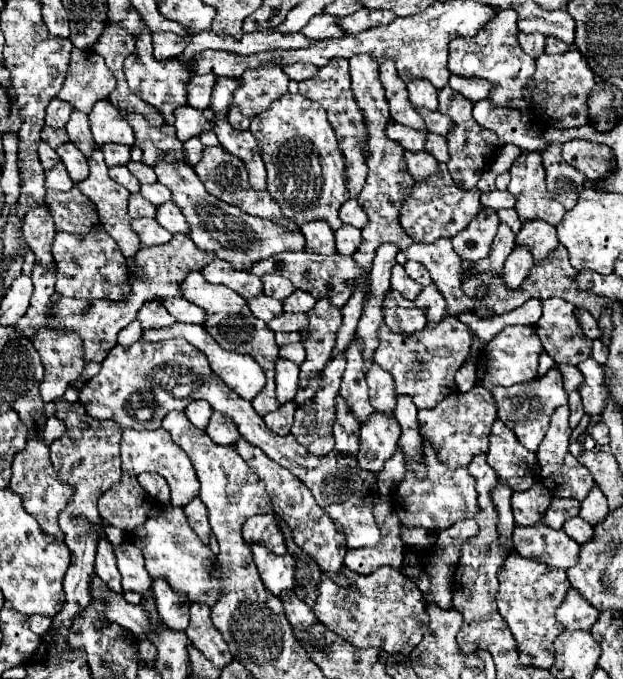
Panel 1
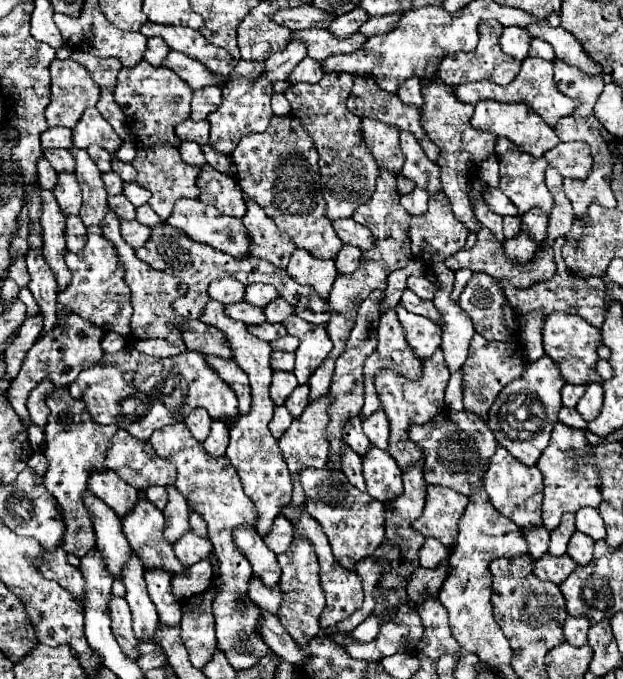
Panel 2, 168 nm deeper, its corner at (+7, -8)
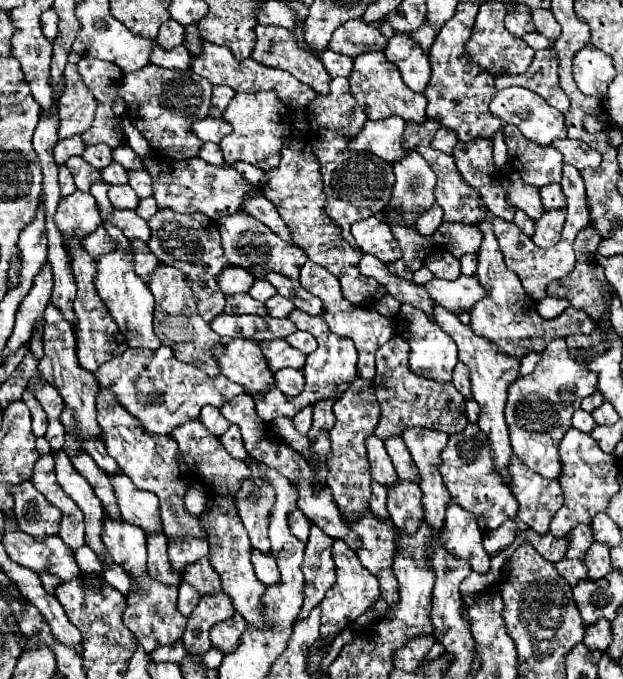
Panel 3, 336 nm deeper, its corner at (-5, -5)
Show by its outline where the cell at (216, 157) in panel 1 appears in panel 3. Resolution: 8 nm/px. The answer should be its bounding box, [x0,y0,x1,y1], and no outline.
[242,192,294,244]

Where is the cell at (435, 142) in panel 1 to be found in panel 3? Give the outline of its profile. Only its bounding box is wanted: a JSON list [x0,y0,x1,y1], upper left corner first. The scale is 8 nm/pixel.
[432,126,458,154]

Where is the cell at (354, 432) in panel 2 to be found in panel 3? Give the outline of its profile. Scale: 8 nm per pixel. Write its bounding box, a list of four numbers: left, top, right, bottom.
[366,436,398,488]

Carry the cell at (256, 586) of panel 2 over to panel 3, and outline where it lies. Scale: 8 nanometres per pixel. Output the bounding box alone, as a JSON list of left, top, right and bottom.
[252,548,280,586]

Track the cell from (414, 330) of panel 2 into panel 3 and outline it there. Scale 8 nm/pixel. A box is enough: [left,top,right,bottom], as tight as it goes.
[398,304,458,382]

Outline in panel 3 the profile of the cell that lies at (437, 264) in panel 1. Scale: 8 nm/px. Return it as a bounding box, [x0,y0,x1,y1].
[452,362,472,400]

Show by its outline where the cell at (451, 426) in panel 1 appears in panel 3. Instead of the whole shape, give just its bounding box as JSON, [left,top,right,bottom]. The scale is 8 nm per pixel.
[438,424,518,532]

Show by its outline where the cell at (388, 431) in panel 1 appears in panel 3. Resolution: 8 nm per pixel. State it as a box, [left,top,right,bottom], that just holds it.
[388,482,424,530]

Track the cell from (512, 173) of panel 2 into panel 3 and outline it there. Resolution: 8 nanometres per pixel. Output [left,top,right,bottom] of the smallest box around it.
[504,126,562,186]

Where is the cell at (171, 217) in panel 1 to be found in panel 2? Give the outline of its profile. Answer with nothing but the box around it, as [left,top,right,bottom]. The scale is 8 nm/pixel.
[136,205,164,227]

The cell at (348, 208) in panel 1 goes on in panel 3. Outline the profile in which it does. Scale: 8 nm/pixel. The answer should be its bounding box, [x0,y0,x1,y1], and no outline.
[352,216,400,264]

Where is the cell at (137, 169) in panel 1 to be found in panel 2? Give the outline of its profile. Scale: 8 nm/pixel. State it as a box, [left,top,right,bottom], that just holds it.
[112,159,136,181]

